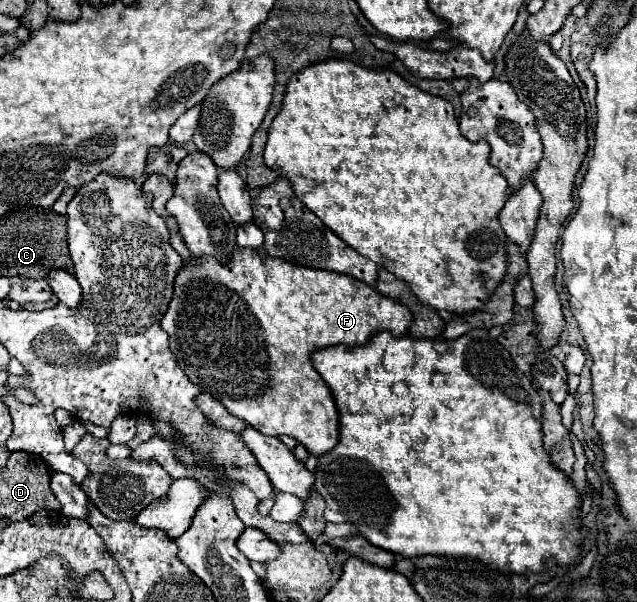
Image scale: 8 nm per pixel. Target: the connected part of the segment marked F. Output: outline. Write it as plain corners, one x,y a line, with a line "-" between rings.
235,249
235,253
231,255
231,259
227,263
219,263
215,257
191,257
189,263
185,263
177,277
175,277
175,291
173,291
173,299
169,301
169,307
163,315
161,327
165,329
165,333
169,333
169,341
171,341
171,353
177,357
177,365
181,365
181,369
185,371
185,375
189,377
189,381
193,381
195,385
199,385
203,389
203,393
209,393
211,397
215,397
217,401
223,403
223,407
233,413
235,417
247,421
249,425
253,425
257,431
261,431
263,435
271,435
271,437
279,437
279,435
289,435
293,439
297,439
299,443
303,443
307,447
309,453
313,455
321,455
327,453
329,449
333,449
339,441
339,415
337,415
337,407
333,401
333,395
329,393
329,387
325,385
325,381
319,377
319,373
315,371
313,363
311,363
311,353
323,347
331,347
331,345
363,345
367,343
375,333
379,331
389,331
395,337
401,337
407,333
409,325
411,325
413,317
411,311
405,305
399,305
397,301
377,293
373,287
361,283
355,277
349,275
339,275
333,271
325,271
325,269
309,269
303,265
289,265
289,261
277,261
277,257
269,257
265,251
259,249

